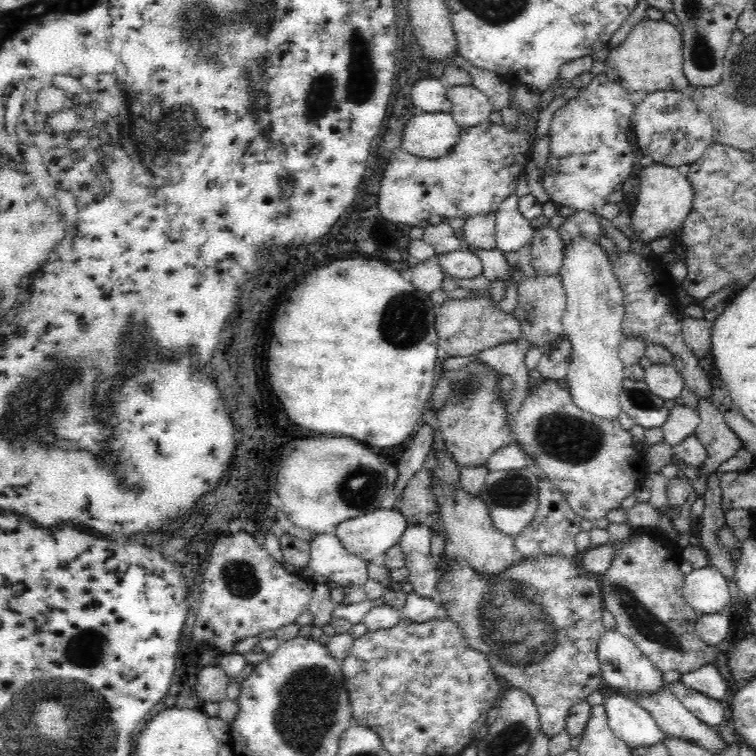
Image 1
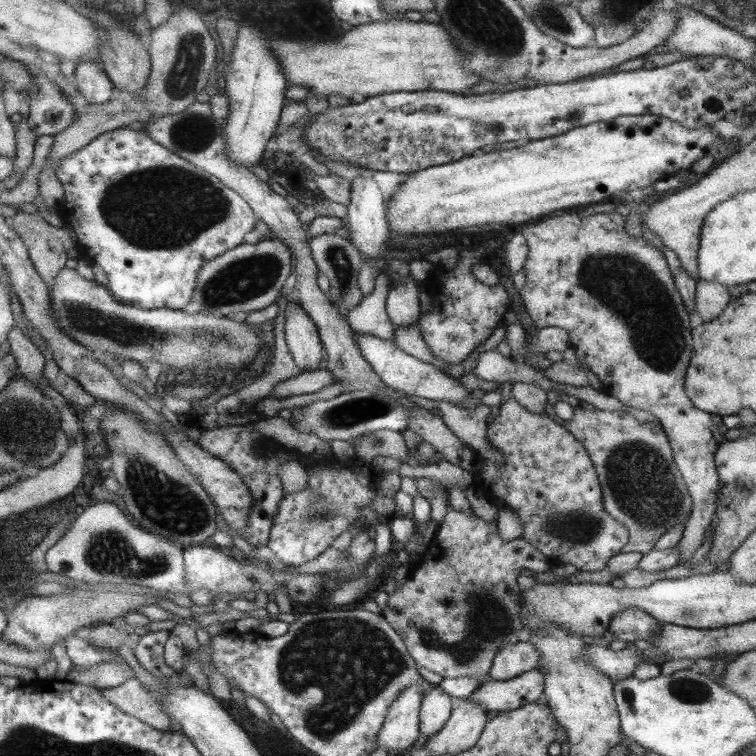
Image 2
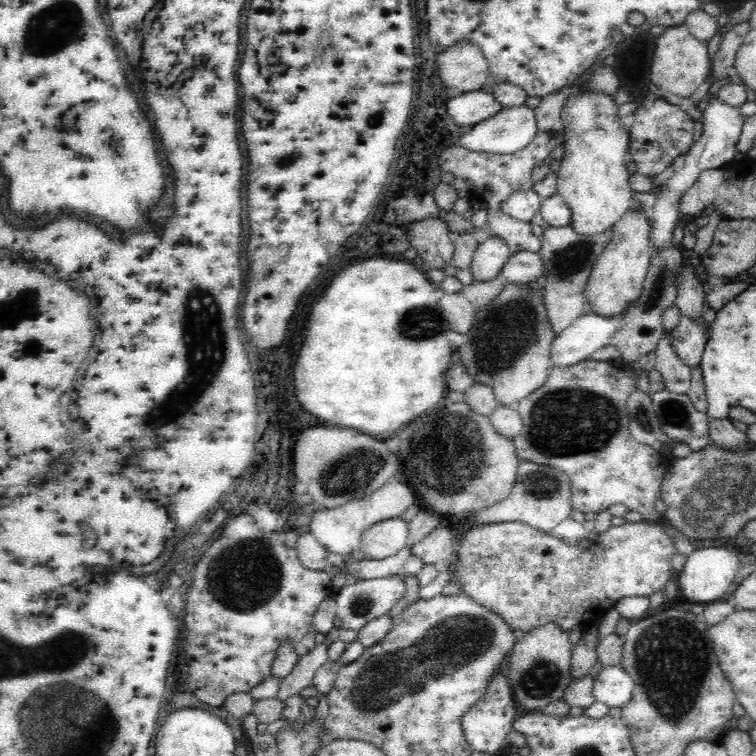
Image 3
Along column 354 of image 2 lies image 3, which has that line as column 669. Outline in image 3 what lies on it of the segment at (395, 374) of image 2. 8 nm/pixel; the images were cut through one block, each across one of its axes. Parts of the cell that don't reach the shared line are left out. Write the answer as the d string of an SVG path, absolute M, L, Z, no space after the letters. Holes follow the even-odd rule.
M681 316L676 329L670 332L669 340L678 359L688 367L697 367L701 362L706 344L706 322L693 322Z

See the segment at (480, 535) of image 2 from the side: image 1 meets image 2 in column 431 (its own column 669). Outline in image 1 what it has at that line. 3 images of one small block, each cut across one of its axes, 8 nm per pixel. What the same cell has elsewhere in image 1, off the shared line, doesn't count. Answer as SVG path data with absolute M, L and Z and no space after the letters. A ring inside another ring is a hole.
M633 528L633 532L624 538L611 536L607 544L613 548L613 555L607 569L600 575L599 583L603 606L614 615L615 629L632 640L640 652L652 661L654 668L662 673L676 670L685 675L702 666L715 664L720 656L716 656L714 648L704 644L695 631L700 614L684 599L685 574L677 568L679 549L670 544L663 531L660 528Z

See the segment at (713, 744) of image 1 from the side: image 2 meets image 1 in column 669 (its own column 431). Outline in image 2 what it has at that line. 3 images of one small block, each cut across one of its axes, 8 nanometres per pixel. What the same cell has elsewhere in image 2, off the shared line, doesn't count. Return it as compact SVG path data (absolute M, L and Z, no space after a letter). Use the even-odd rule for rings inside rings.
M434 685L423 695L420 702L419 734L430 737L445 724L454 705L452 699L439 685Z

